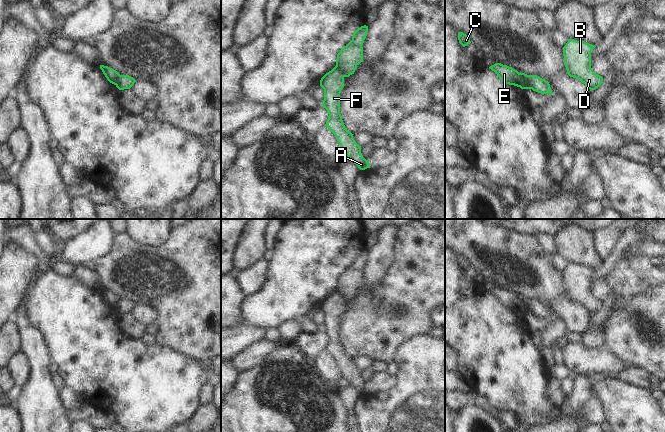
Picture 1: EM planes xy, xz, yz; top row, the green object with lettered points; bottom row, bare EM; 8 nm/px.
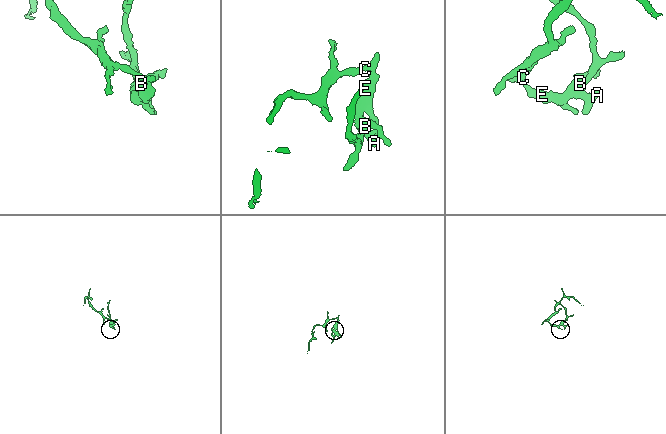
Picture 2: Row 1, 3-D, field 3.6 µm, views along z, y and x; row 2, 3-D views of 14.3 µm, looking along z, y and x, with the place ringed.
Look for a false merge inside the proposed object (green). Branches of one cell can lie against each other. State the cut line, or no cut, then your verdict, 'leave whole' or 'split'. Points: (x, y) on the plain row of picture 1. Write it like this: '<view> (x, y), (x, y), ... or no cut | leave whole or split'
yz (519, 297), (530, 308), (530, 311) | split

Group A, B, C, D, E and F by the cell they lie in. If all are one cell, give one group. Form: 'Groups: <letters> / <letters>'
Groups: A B D F / C E.

